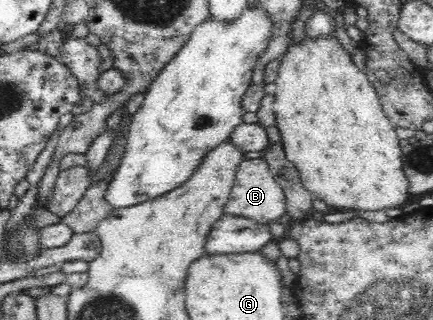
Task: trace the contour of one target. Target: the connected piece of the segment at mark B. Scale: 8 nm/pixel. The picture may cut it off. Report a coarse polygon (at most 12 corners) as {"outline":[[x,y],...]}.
{"outline":[[265,159],[239,162],[224,214],[268,225],[286,212]]}

